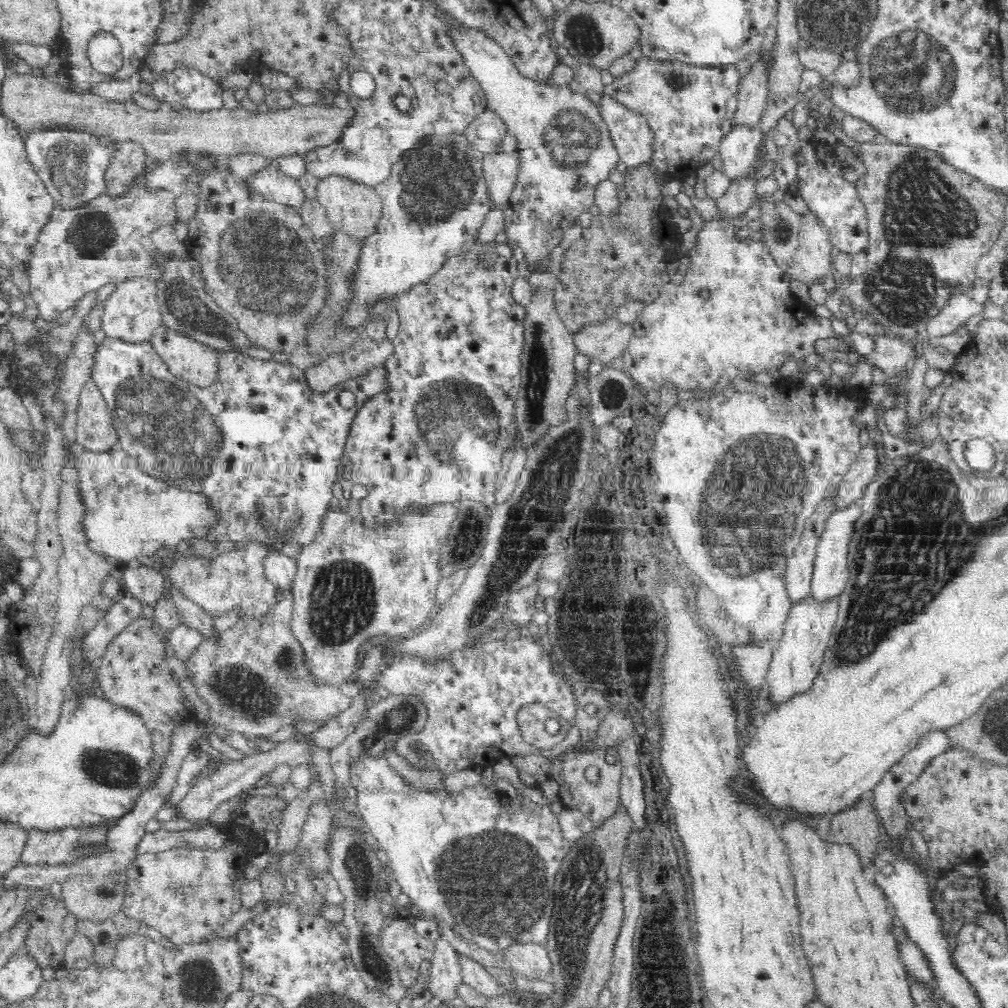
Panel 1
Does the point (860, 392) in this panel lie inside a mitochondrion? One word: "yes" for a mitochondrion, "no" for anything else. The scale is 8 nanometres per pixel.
no

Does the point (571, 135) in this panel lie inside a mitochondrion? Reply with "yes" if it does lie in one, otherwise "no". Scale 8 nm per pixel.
yes

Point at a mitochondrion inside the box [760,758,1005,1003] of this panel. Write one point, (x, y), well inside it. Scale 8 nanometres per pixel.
(895, 820)

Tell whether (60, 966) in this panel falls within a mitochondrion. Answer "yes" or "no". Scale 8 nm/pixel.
no

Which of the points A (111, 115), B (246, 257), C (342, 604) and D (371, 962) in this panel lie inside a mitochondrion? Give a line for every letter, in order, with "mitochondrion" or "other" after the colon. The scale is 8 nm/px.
A: other
B: mitochondrion
C: mitochondrion
D: mitochondrion

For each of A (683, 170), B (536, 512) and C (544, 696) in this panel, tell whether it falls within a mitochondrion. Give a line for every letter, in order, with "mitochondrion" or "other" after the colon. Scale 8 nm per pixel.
A: other
B: mitochondrion
C: mitochondrion

